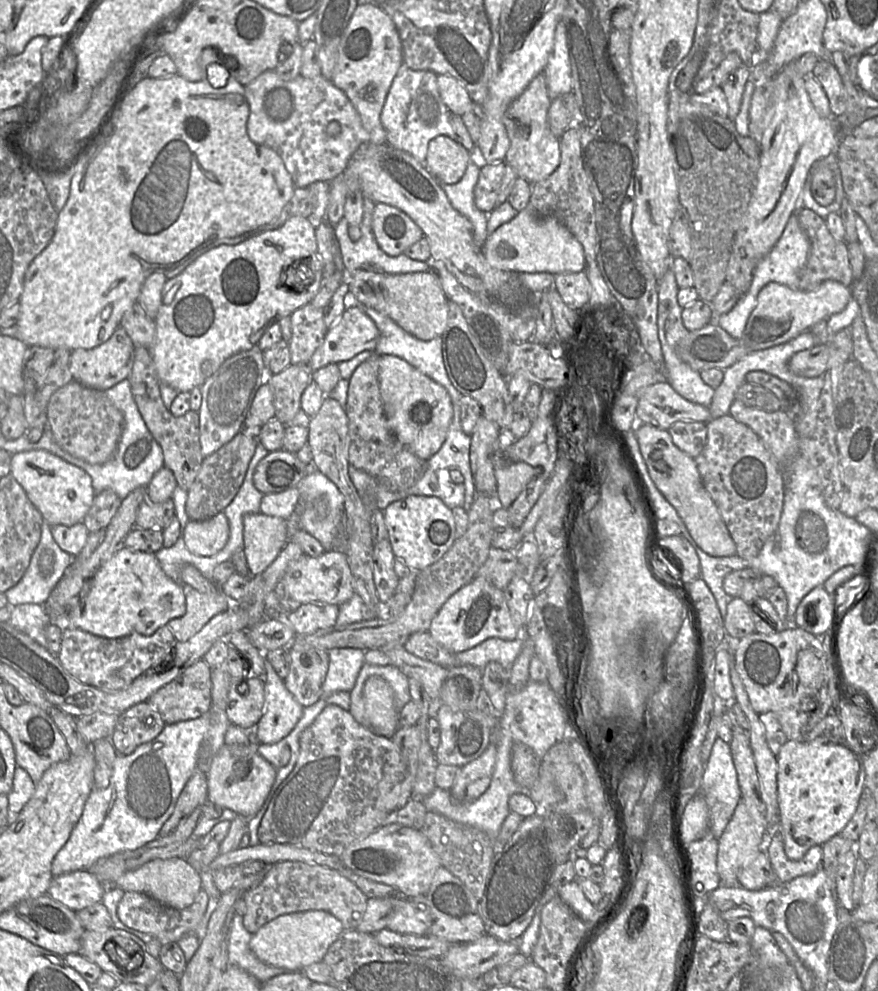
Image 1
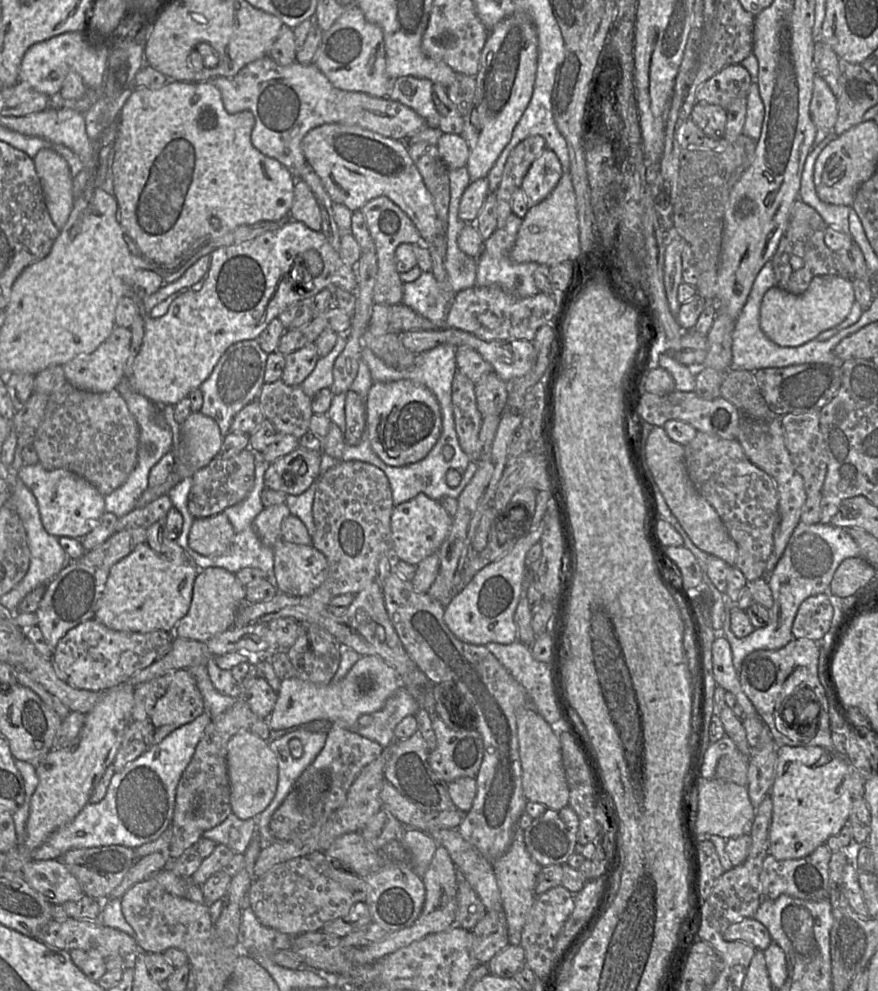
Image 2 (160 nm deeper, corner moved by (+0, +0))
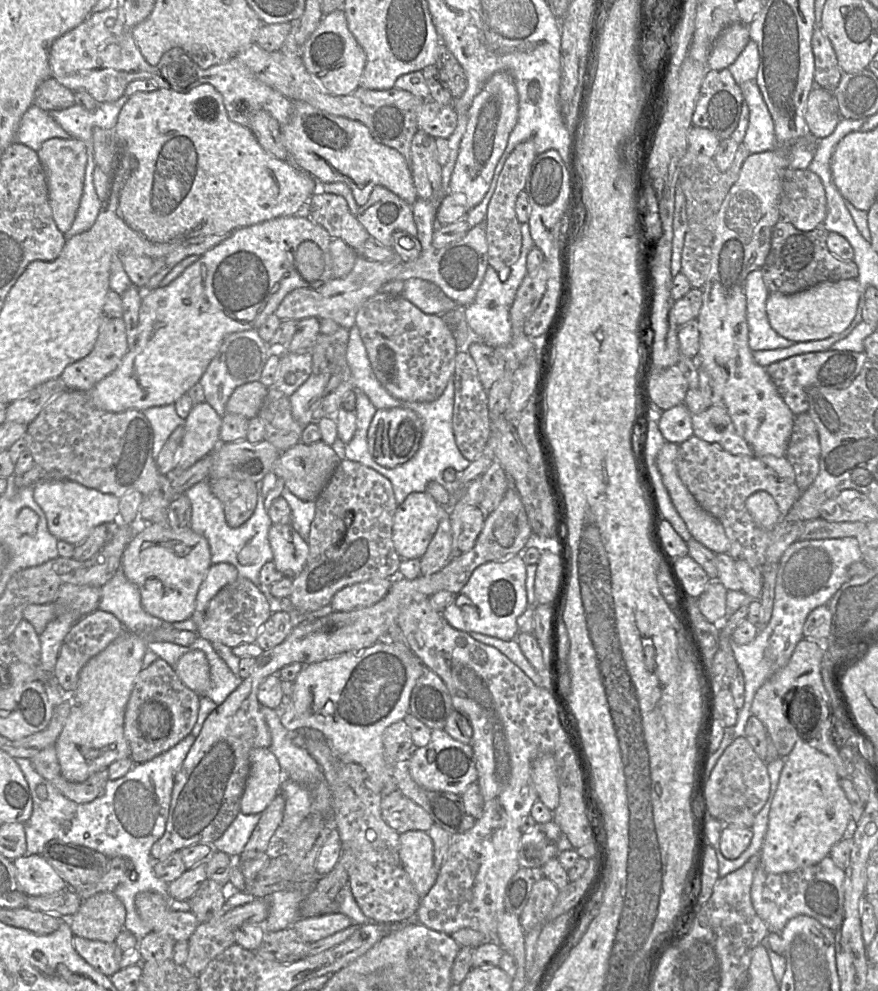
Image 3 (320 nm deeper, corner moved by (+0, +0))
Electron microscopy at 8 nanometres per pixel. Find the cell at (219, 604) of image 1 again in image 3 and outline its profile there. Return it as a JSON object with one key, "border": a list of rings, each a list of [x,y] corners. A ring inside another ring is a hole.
{"border":[[[228,563],[212,564],[197,592],[195,610],[190,619],[198,626],[202,623],[209,602],[225,586],[235,582],[237,569]]]}

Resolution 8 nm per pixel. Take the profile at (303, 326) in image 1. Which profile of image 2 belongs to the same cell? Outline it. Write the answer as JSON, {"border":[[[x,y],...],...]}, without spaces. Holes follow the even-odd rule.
{"border":[[[309,343],[304,347],[285,356],[286,364],[281,380],[288,386],[299,386],[314,370],[319,354],[315,343]]]}

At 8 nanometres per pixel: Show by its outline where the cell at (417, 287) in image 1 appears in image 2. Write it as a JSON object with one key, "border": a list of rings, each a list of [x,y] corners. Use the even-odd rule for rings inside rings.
{"border":[[[292,219],[286,221],[276,230],[266,231],[240,244],[217,248],[201,257],[195,264],[187,269],[187,271],[178,280],[169,284],[164,283],[158,291],[143,300],[143,309],[141,311],[141,315],[144,318],[145,334],[140,352],[134,363],[133,374],[131,377],[126,379],[136,392],[145,396],[155,404],[175,406],[183,398],[187,397],[193,390],[202,385],[202,383],[212,373],[221,356],[231,345],[244,340],[258,339],[260,334],[267,328],[269,323],[274,318],[278,318],[279,314],[289,306],[301,301],[310,301],[316,294],[325,288],[342,288],[350,293],[355,293],[356,296],[357,286],[358,283],[355,267],[352,268],[342,261],[339,252],[334,250],[325,235],[321,231],[314,231],[307,227],[304,223]],[[309,250],[315,250],[320,255],[323,262],[323,270],[317,277],[312,279],[311,289],[306,291],[306,289],[302,288],[291,279],[289,271],[291,270],[295,258],[300,253],[305,253]]]}

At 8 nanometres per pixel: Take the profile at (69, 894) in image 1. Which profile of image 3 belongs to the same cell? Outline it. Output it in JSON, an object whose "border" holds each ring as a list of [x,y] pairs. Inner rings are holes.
{"border":[[[24,855],[12,861],[16,880],[27,896],[53,894],[68,885],[57,871],[40,855]]]}

